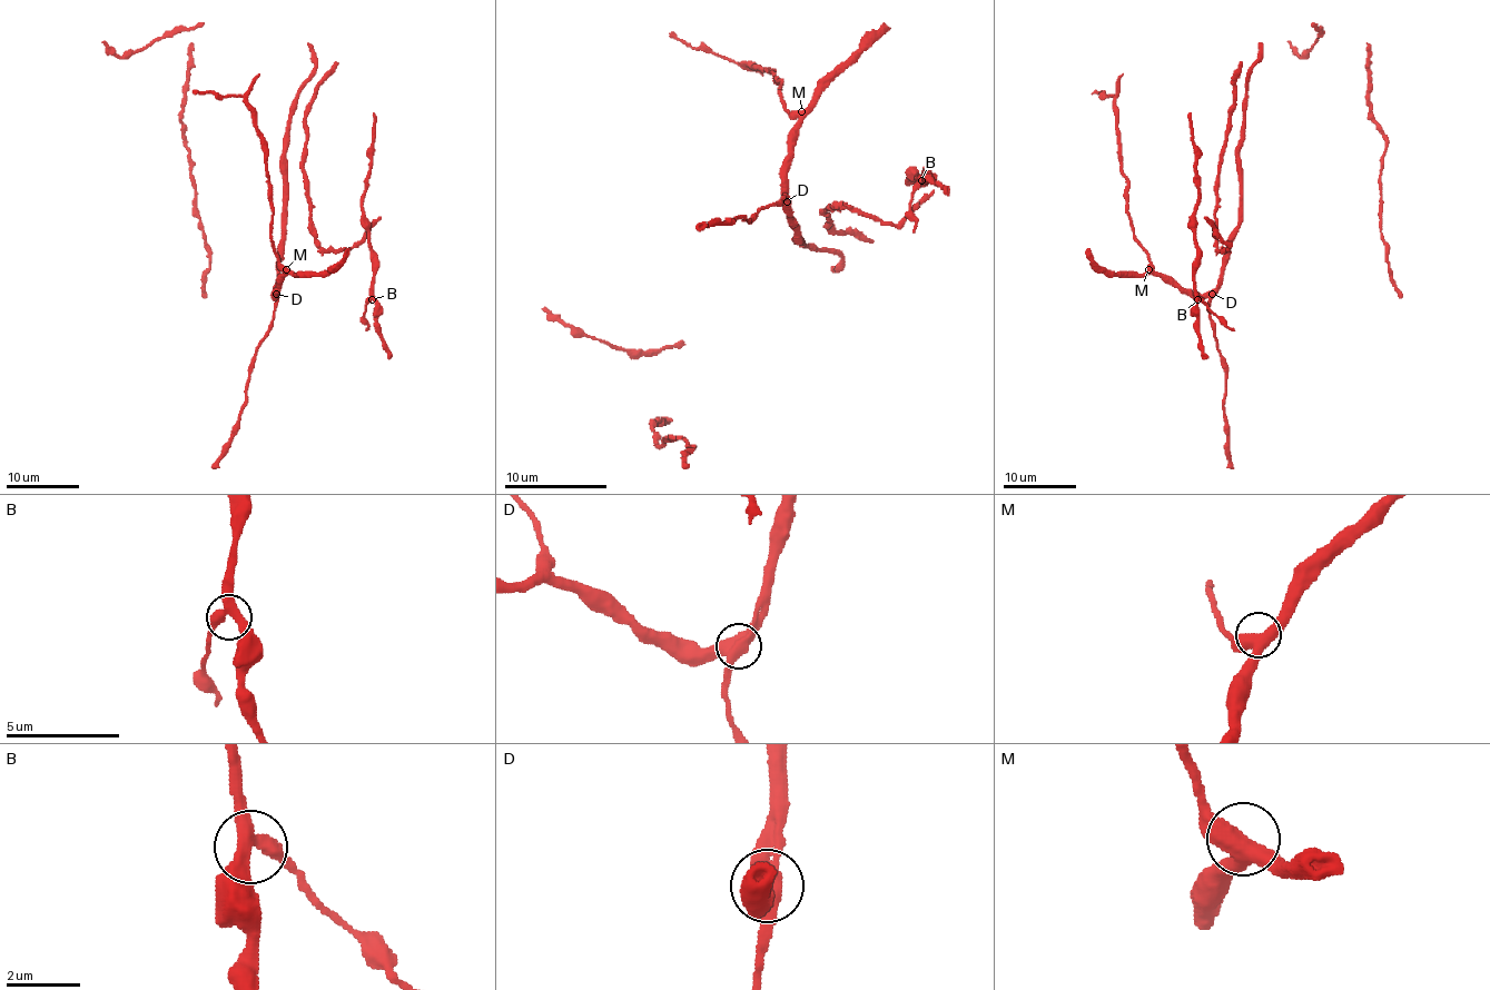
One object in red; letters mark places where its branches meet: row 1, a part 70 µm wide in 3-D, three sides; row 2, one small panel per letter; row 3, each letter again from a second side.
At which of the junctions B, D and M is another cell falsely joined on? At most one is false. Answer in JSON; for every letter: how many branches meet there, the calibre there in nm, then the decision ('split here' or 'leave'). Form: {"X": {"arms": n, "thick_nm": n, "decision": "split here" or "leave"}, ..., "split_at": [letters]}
{"B": {"arms": 3, "thick_nm": 360, "decision": "leave"}, "D": {"arms": 3, "thick_nm": 500, "decision": "leave"}, "M": {"arms": 3, "thick_nm": 440, "decision": "leave"}, "split_at": []}

